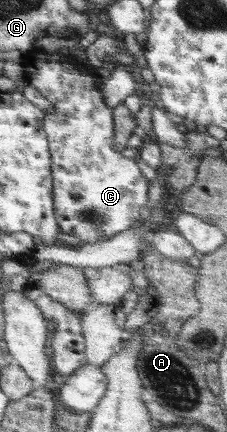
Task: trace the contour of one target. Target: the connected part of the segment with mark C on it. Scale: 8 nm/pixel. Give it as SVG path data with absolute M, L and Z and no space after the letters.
M36 48L22 53L20 64L26 83L34 86L54 108L52 113L44 115L44 131L51 156L54 213L59 228L65 234L80 238L81 244L105 242L123 230L130 230L147 202L148 180L141 175L139 166L133 164L133 159L117 154L113 148L114 110L104 99L102 81L98 81L95 67L81 64L70 55L59 54L59 51L48 53Z

